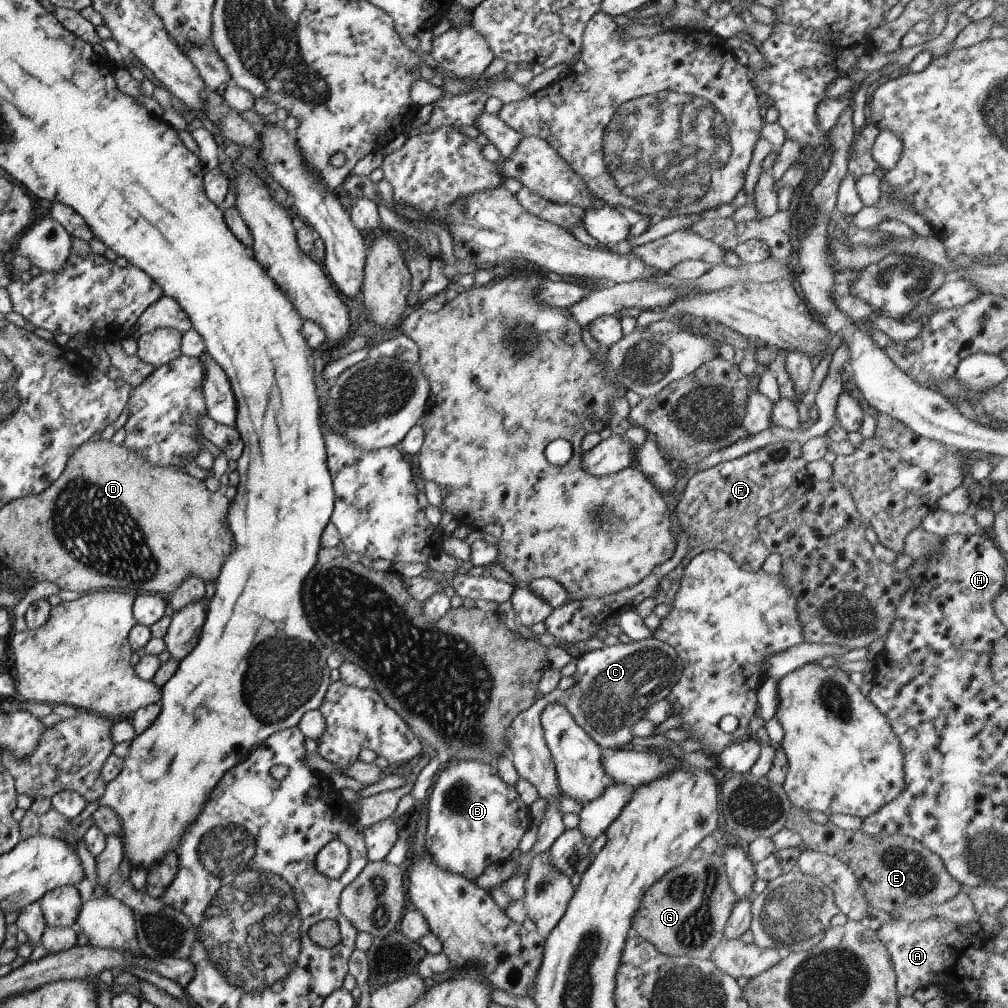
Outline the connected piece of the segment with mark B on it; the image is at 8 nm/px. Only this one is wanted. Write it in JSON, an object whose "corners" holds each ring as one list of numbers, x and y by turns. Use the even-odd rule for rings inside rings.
{"corners":[[478,760,450,762,442,766,433,778,425,799,428,813,424,848,431,862,443,872,458,874,472,883,490,864,512,859,518,852,521,836,531,825,529,807,521,802,514,785,505,784,497,776,496,767]]}

